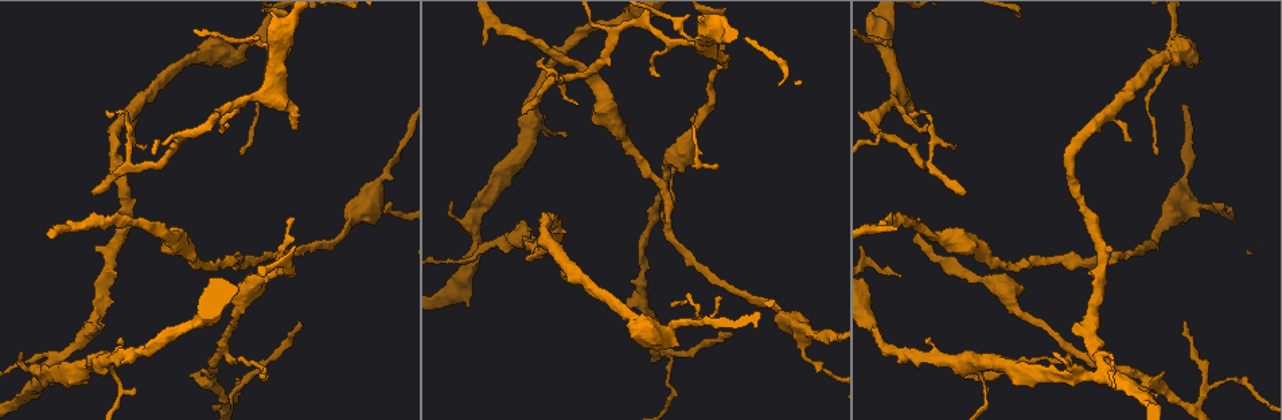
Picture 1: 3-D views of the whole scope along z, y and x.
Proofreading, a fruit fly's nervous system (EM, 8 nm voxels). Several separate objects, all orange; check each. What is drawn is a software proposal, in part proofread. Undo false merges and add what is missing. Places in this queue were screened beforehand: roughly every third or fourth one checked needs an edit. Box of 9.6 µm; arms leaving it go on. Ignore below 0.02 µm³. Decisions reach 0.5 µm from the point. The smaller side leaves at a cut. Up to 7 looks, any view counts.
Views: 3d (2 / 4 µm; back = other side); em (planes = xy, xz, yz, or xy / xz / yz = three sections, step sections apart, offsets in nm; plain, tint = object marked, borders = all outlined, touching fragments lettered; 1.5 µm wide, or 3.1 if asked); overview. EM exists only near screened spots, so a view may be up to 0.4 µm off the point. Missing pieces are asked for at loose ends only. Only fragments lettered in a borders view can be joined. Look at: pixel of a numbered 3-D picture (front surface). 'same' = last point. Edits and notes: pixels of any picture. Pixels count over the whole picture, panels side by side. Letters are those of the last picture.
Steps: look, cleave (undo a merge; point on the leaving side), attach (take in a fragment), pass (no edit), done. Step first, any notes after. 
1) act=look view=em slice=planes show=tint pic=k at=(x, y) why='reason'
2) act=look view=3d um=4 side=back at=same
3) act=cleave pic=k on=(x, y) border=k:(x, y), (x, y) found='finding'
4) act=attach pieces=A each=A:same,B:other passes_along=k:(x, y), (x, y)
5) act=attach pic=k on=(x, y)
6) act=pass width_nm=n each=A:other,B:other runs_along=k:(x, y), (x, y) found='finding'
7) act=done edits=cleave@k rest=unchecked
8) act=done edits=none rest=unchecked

act=look view=3d um=2 pic=1 at=(730, 331) why='thin end'

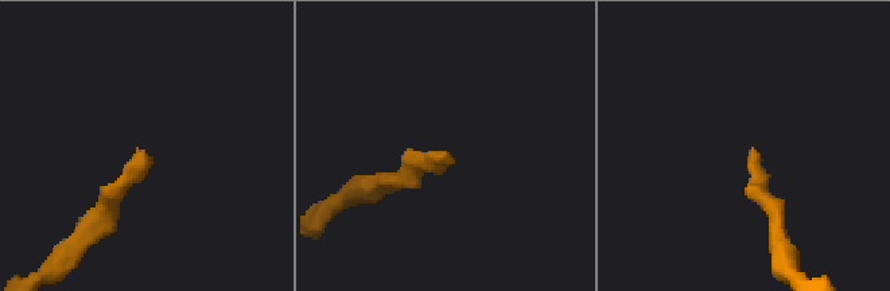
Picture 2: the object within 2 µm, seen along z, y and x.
act=look view=em slice=xz step=4 show=tint pic=2 at=(443, 153) why='need the tissue'

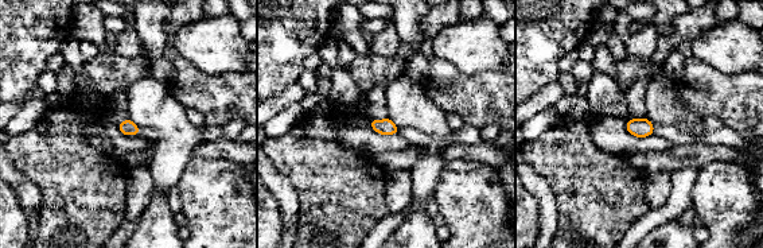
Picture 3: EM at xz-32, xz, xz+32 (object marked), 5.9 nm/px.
act=look view=em slice=planes show=borders at=same

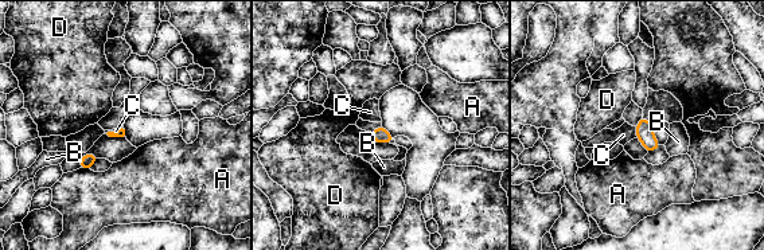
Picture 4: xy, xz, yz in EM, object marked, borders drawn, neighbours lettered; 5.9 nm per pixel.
act=pass each=A:other,B:other,C:other,D:other border=4:(634, 127), (636, 137) found='none of them fits'

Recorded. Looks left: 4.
act=look view=3d um=2 pic=1 at=(348, 228) why='sudden change in width'

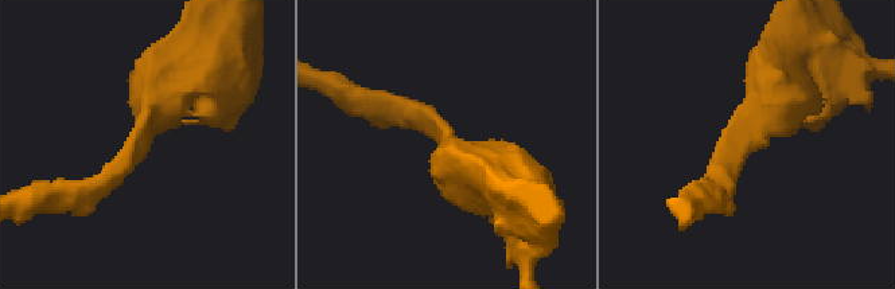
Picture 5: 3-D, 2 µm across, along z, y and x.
act=look view=em slice=xz step=8 show=borders pic=5 at=(753, 138) arm_widths_nm=160,440 why='now the EM'

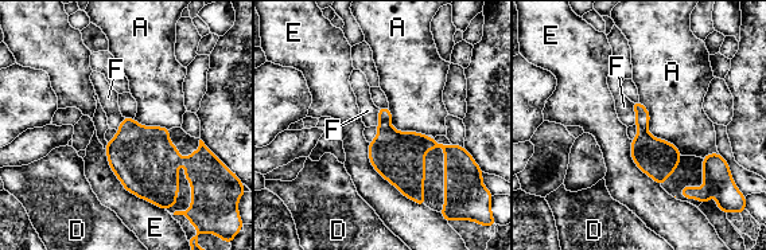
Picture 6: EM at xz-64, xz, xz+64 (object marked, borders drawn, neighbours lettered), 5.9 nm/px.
act=pass width_nm=160 each=A:other,D:other,E:other,F:other border=6:(638, 101), (646, 129), (681, 155) found='continuous, no second neuron'

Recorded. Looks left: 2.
act=look view=em slice=xy step=4 show=borders pic=1 at=(290, 50) why='thin end'

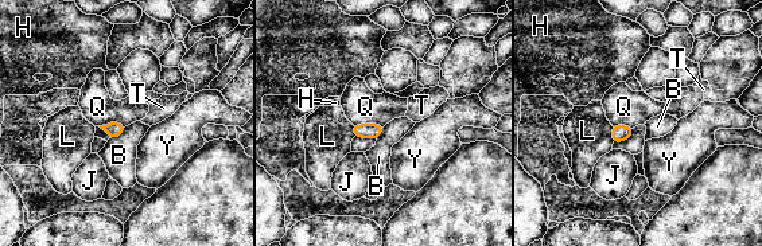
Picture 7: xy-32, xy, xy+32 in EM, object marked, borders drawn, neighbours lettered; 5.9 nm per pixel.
act=pass width_nm=100 longest_contact=Q:180nm each=B:other,H:other,J:other,L:other,Q:other,T:other,Y:other found='no lettered fragment goes on from it'

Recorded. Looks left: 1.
act=done edits=none rest=unchecked

